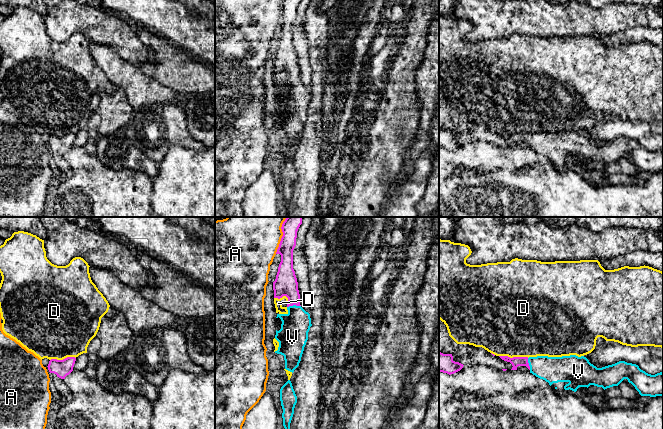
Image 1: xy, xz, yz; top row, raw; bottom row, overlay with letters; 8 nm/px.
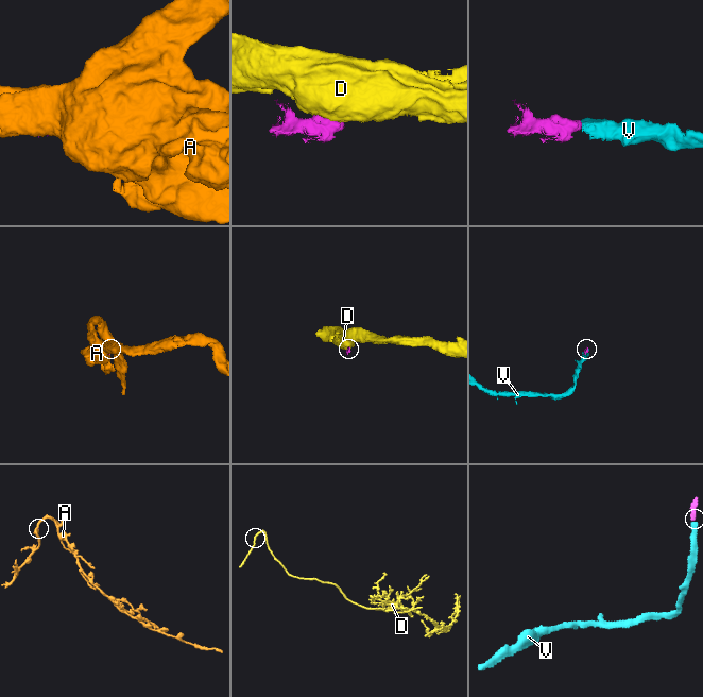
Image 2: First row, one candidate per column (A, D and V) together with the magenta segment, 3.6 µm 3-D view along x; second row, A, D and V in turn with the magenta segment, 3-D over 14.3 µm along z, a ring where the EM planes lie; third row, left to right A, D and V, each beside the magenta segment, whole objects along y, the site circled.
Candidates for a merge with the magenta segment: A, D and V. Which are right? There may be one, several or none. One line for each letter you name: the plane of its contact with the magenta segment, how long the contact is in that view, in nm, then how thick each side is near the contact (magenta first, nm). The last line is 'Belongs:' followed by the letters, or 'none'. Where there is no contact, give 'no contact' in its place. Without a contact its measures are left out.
V: contact in xz; length 110 nm; calibres 190 and 240 nm
Belongs: V

